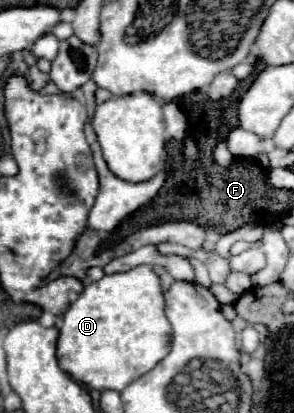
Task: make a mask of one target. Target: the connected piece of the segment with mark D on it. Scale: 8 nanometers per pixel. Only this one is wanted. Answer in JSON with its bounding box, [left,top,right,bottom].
[58,264,172,390]

